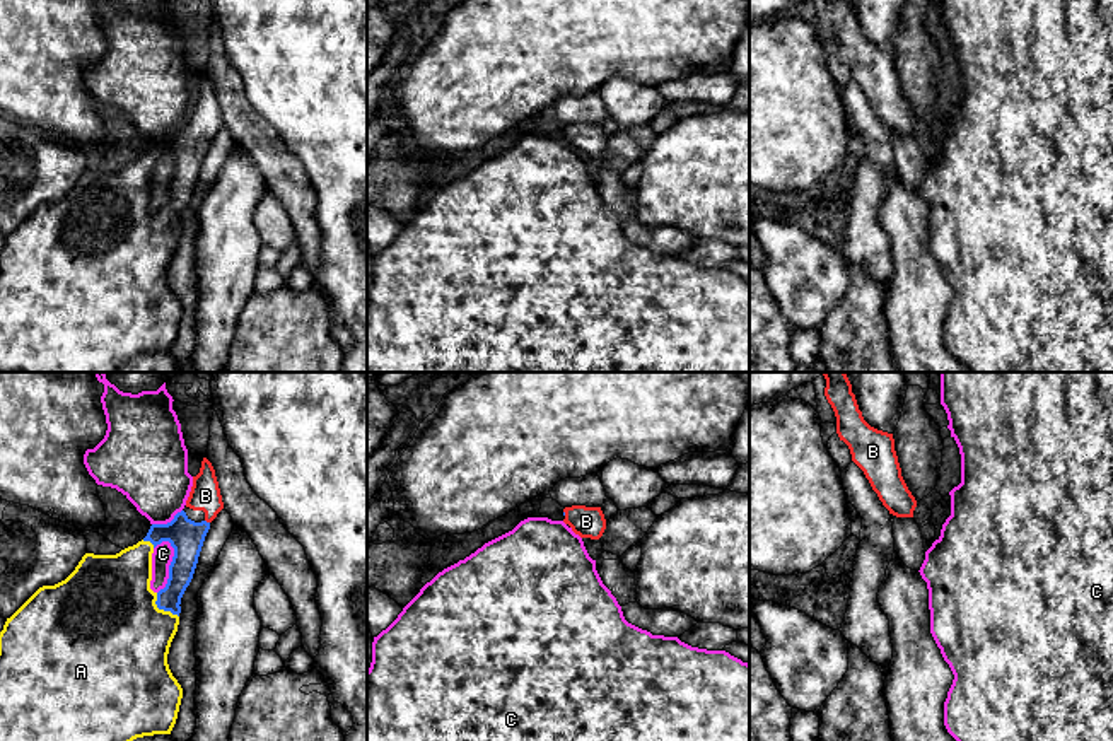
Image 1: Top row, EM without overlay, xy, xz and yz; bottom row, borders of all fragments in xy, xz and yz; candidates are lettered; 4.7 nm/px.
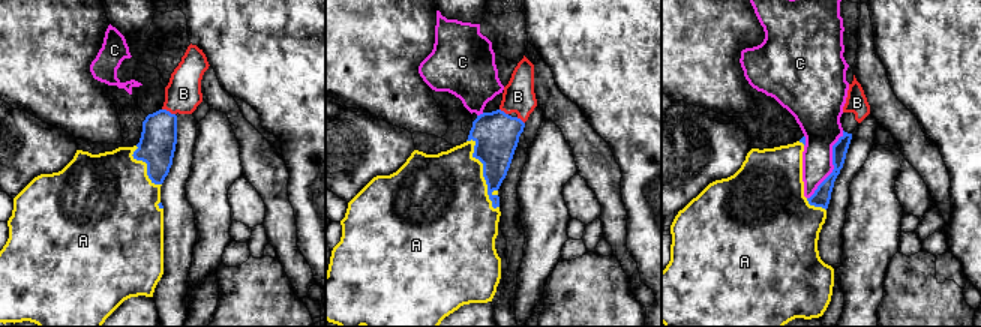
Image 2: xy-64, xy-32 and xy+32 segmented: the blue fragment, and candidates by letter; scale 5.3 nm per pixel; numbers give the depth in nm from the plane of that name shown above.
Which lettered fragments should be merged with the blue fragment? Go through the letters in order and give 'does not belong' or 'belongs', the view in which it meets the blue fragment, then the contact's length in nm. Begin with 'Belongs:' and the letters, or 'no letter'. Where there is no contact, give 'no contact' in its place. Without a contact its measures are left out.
Belongs: A, B
A: belongs | xy | 160 nm
B: belongs | xy | 30 nm
C: does not belong | xy | 260 nm

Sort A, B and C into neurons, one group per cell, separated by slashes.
A B / C

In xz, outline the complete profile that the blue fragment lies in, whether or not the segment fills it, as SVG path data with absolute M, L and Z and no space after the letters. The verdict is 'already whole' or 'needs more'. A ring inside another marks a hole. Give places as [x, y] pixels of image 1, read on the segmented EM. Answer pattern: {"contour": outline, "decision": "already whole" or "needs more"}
{"contour": "M572 505L563 509L563 522L580 538L599 540L606 529L601 507Z", "decision": "needs more"}

